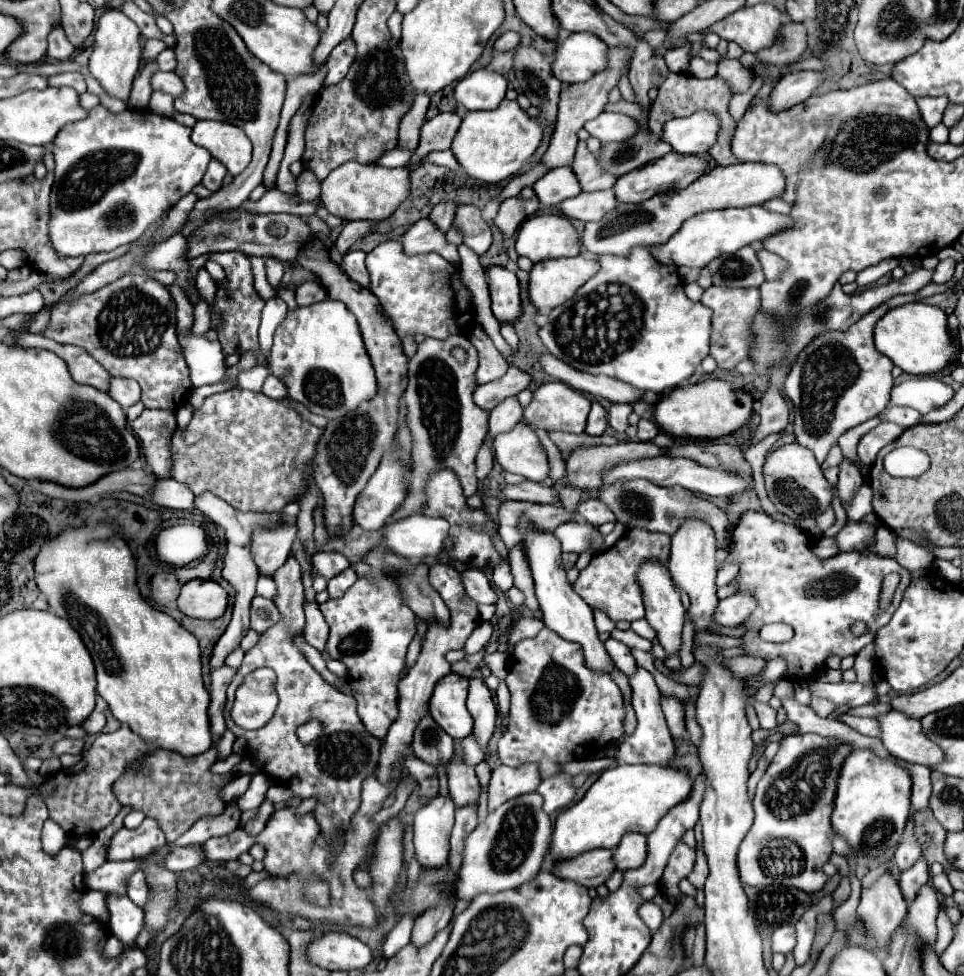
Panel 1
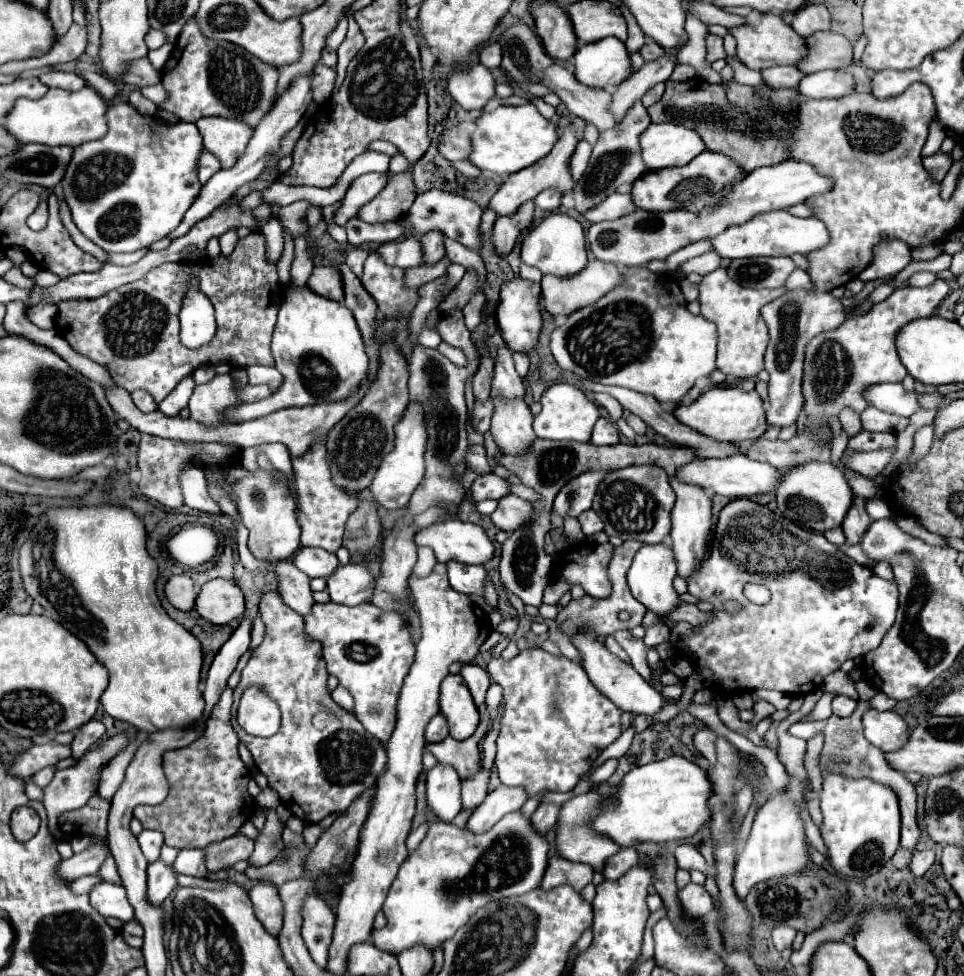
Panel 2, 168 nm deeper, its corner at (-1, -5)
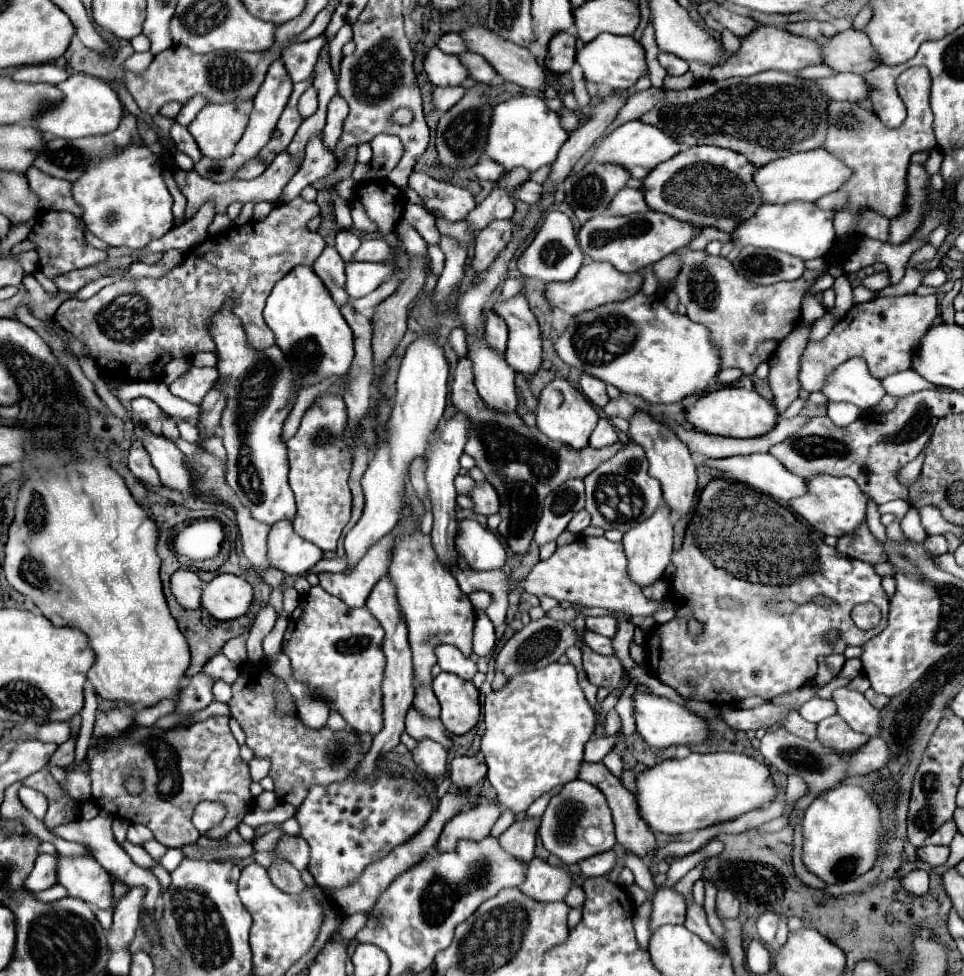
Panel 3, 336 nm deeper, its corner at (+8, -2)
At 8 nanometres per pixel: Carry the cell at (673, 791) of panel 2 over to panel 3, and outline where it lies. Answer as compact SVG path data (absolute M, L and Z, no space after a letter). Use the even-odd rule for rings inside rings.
M691 753L685 759L665 759L643 769L637 775L635 797L641 819L653 831L679 835L767 807L777 797L777 789L769 769L747 755Z

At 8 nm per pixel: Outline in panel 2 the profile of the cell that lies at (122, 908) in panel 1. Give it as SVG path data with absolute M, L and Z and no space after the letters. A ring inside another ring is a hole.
M98 882L90 890L90 904L94 910L98 910L102 916L120 918L124 922L130 922L134 918L134 908L130 908L130 902L126 900L126 890L122 884L114 882Z

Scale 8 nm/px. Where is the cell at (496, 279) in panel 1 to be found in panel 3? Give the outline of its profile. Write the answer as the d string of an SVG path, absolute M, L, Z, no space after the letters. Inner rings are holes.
M521 291L507 301L497 301L495 313L509 327L505 361L529 379L541 367L541 337L539 323L529 309L525 293Z

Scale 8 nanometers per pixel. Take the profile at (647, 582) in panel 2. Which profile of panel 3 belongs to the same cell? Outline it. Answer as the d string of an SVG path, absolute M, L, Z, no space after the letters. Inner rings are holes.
M661 505L657 513L653 513L653 517L645 519L643 523L627 531L623 537L623 547L627 555L627 575L635 585L643 589L659 581L665 575L665 567L671 563L671 551L673 551L673 523L669 509Z

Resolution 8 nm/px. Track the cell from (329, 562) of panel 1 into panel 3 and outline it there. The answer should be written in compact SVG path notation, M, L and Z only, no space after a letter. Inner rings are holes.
M277 523L269 531L269 561L273 561L275 569L291 575L303 575L319 559L323 559L323 551L297 537L291 523Z

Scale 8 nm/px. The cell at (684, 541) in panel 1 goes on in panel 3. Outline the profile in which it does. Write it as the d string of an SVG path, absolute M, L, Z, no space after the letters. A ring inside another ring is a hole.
M637 411L631 427L629 427L631 439L641 445L647 453L649 459L649 475L659 479L661 489L663 489L663 501L671 509L673 519L681 519L687 513L691 513L697 505L697 471L695 471L695 461L685 447L685 443L677 441L677 435L671 429L665 429L665 425L657 425L649 413Z

